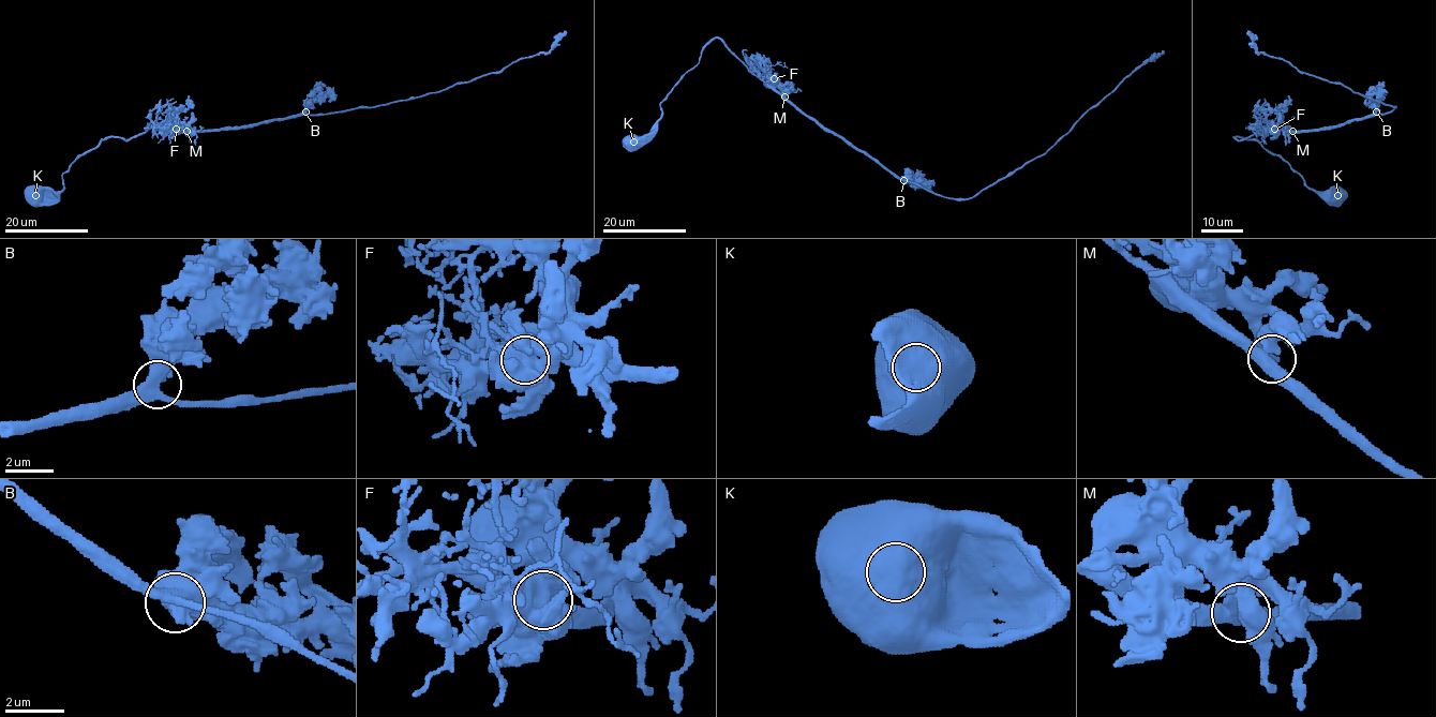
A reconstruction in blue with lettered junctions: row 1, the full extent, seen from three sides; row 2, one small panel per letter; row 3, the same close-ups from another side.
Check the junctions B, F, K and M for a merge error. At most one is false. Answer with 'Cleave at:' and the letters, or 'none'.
Cleave at: none

